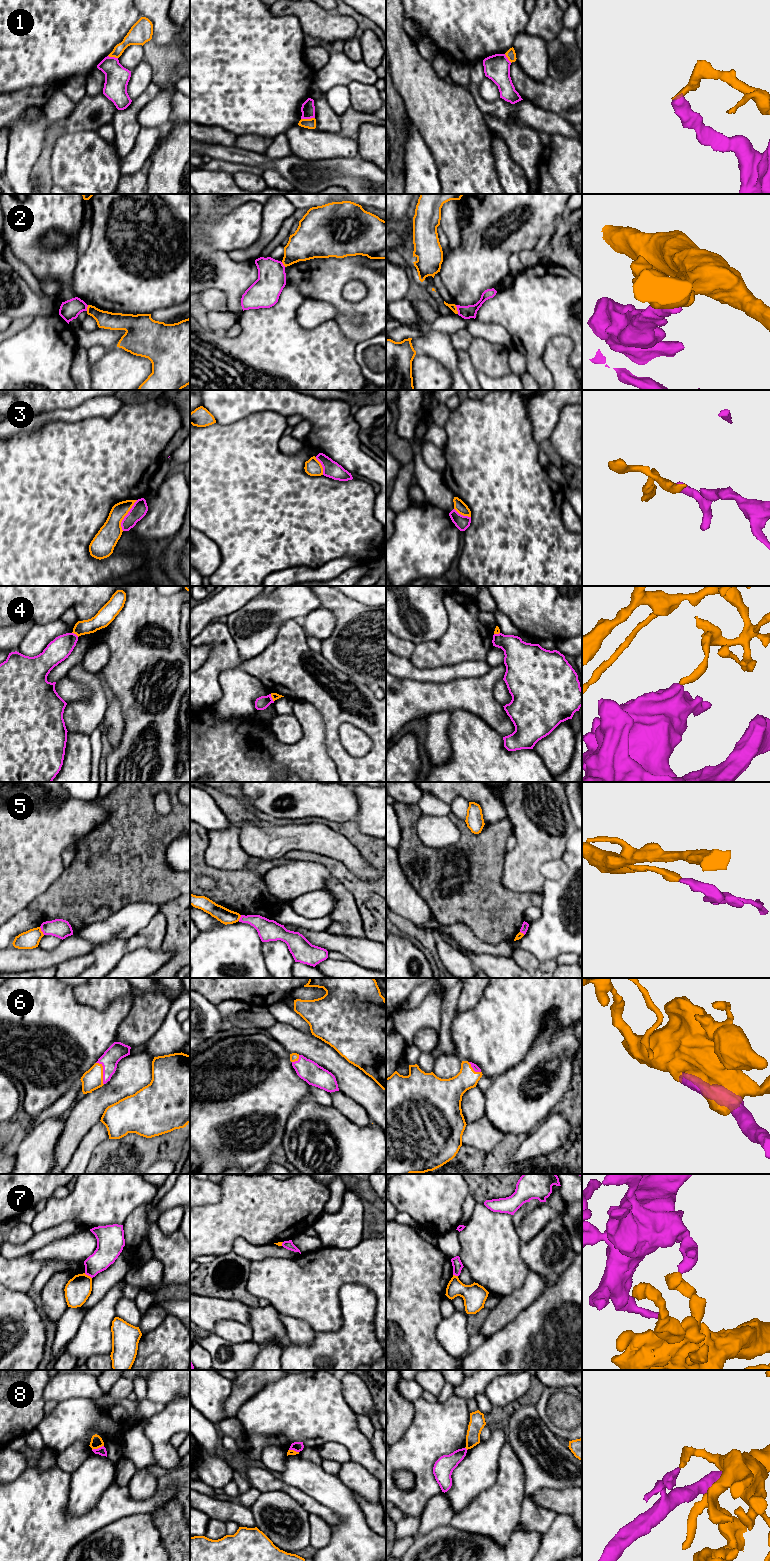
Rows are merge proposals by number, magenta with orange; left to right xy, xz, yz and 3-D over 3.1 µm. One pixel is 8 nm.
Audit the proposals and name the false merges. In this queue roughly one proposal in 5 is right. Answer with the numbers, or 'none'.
1, 2, 3, 4, 5, 7, 8

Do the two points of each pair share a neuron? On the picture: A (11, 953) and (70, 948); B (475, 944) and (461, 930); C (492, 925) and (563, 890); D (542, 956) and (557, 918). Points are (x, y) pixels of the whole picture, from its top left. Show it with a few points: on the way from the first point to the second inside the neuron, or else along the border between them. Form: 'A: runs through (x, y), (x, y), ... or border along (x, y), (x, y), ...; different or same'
A: runs through (26, 959), (48, 959), (55, 957); same
B: runs through (472, 941), (464, 933); same
C: border along (542, 895), (540, 907); different
D: runs through (544, 947), (545, 941), (557, 927); same

